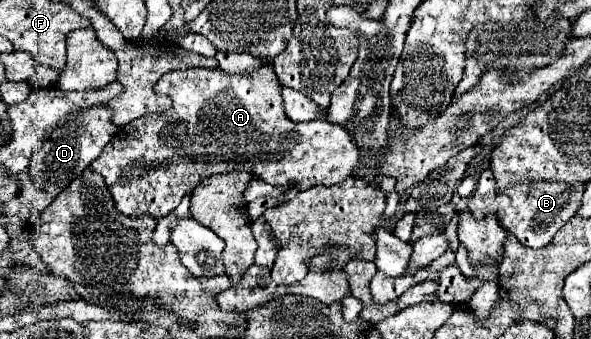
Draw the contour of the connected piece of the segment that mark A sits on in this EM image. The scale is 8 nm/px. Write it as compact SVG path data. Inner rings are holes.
M261 60L259 68L243 74L231 74L219 68L175 70L157 80L155 92L171 96L173 108L165 114L143 116L133 120L133 124L119 128L117 136L103 148L101 156L91 162L91 170L103 176L117 210L127 216L167 216L179 206L183 196L189 196L197 184L213 174L245 170L253 178L271 186L295 186L297 190L307 190L315 184L339 184L351 174L357 160L363 158L363 152L345 128L339 128L325 118L293 122L285 116L281 84L269 60Z

